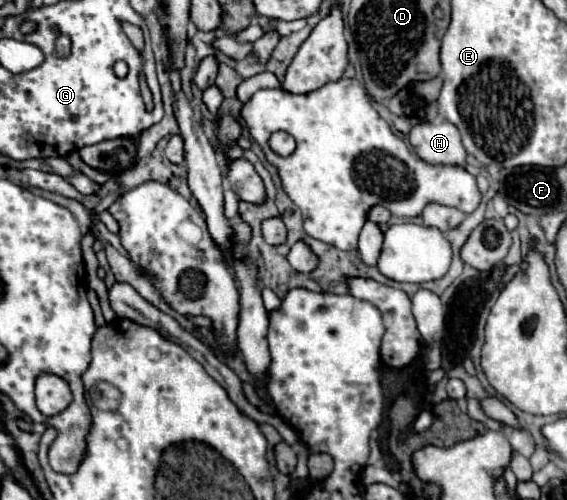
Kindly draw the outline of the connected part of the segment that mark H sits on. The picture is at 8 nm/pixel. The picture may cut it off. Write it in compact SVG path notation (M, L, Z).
M444 120L414 126L408 134L416 154L434 166L466 166L466 150L456 126Z

